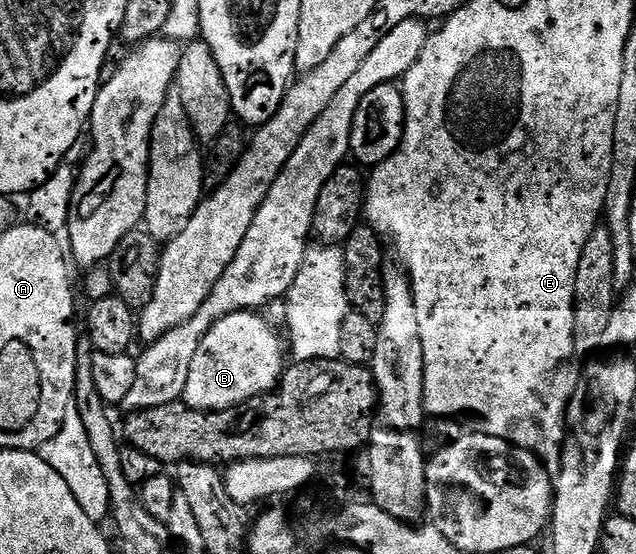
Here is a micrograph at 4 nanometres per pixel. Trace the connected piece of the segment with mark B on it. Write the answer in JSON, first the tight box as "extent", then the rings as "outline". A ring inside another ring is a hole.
{"extent":[182,312,285,409],"outline":[[[258,312],[230,313],[207,332],[193,355],[189,383],[182,400],[194,409],[232,409],[249,399],[269,393],[283,376],[285,360],[275,329]]]}

